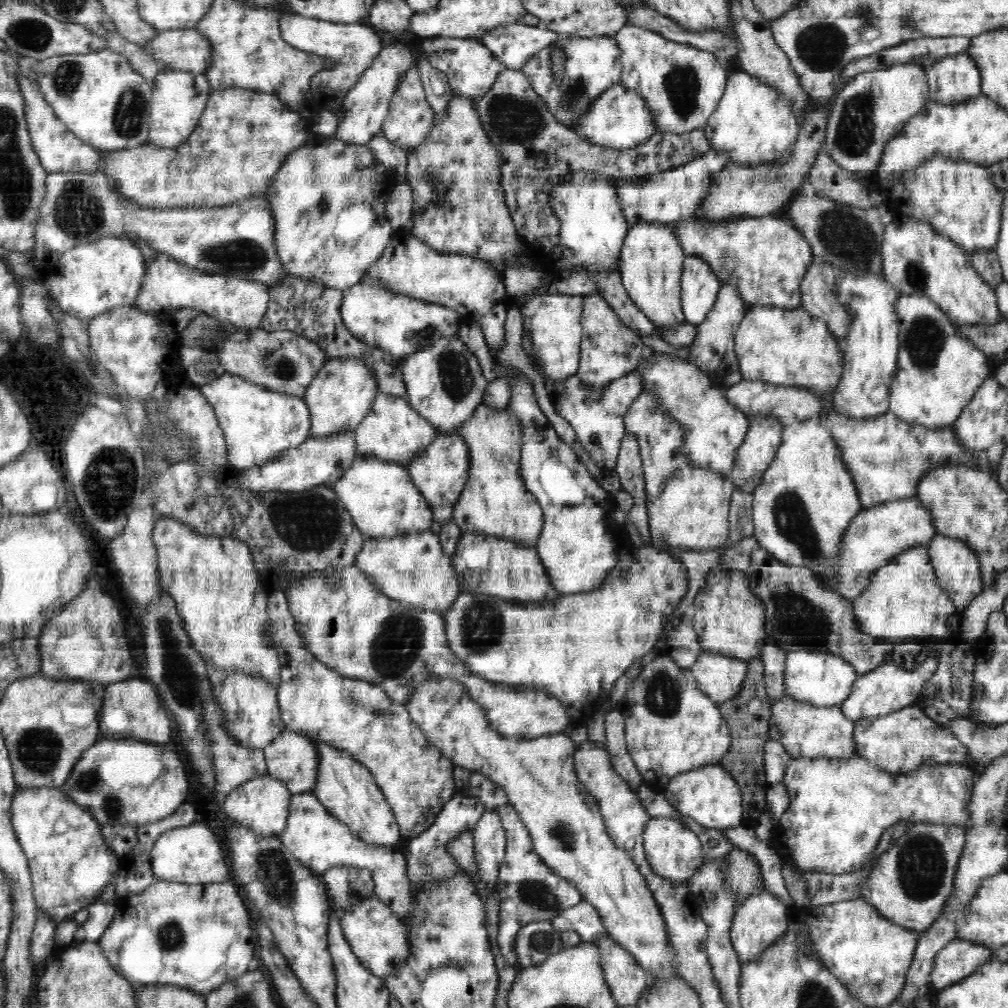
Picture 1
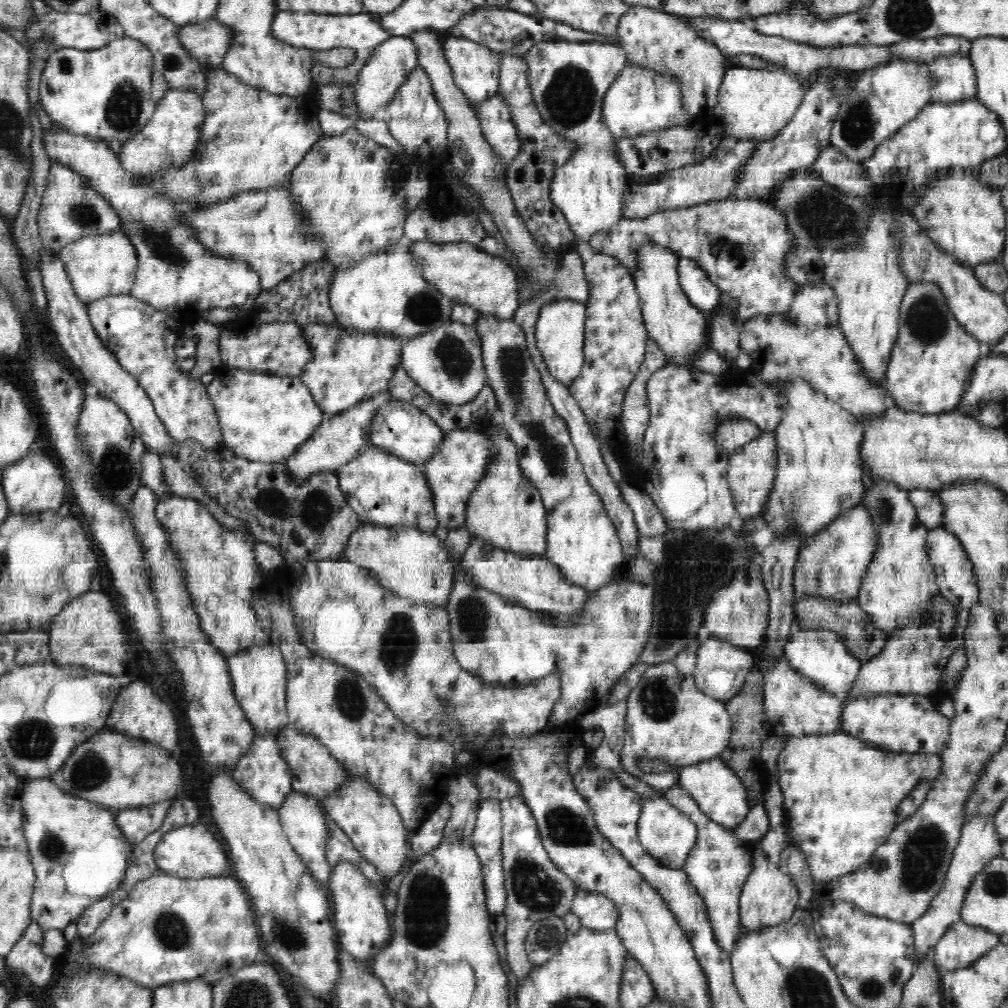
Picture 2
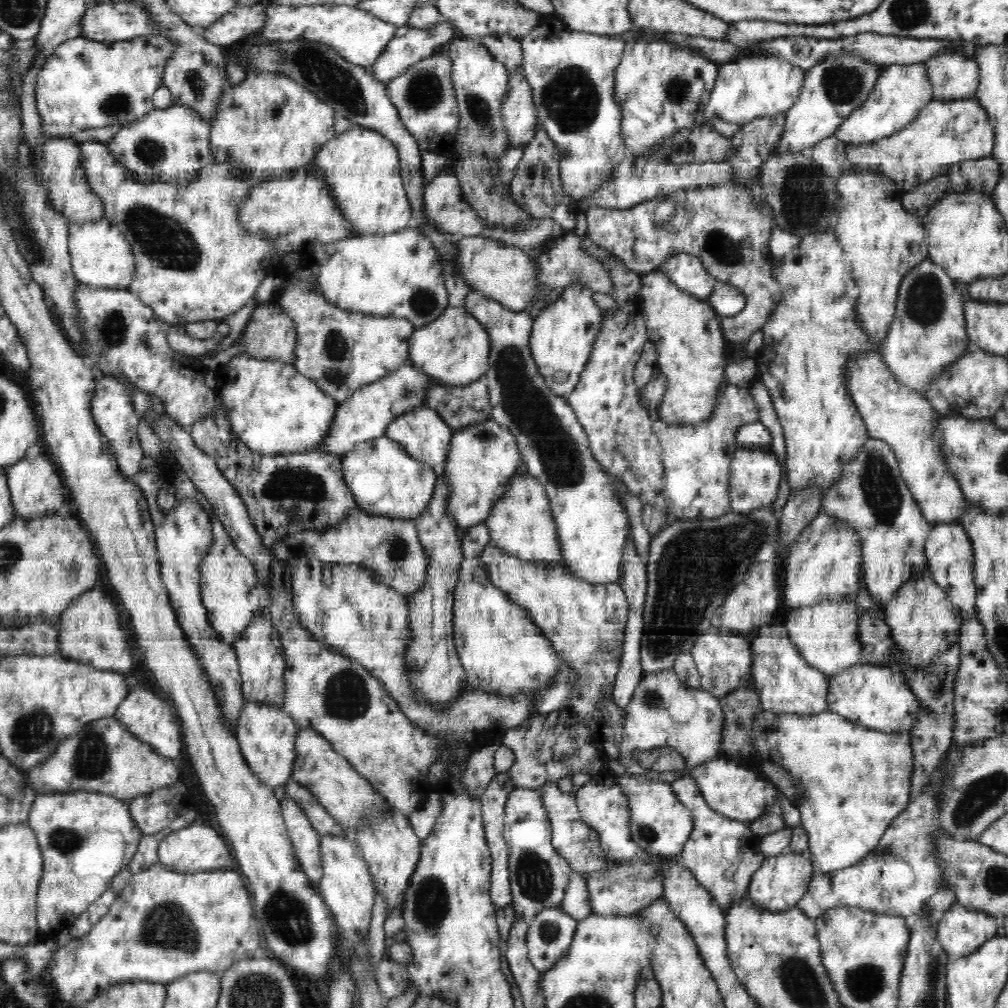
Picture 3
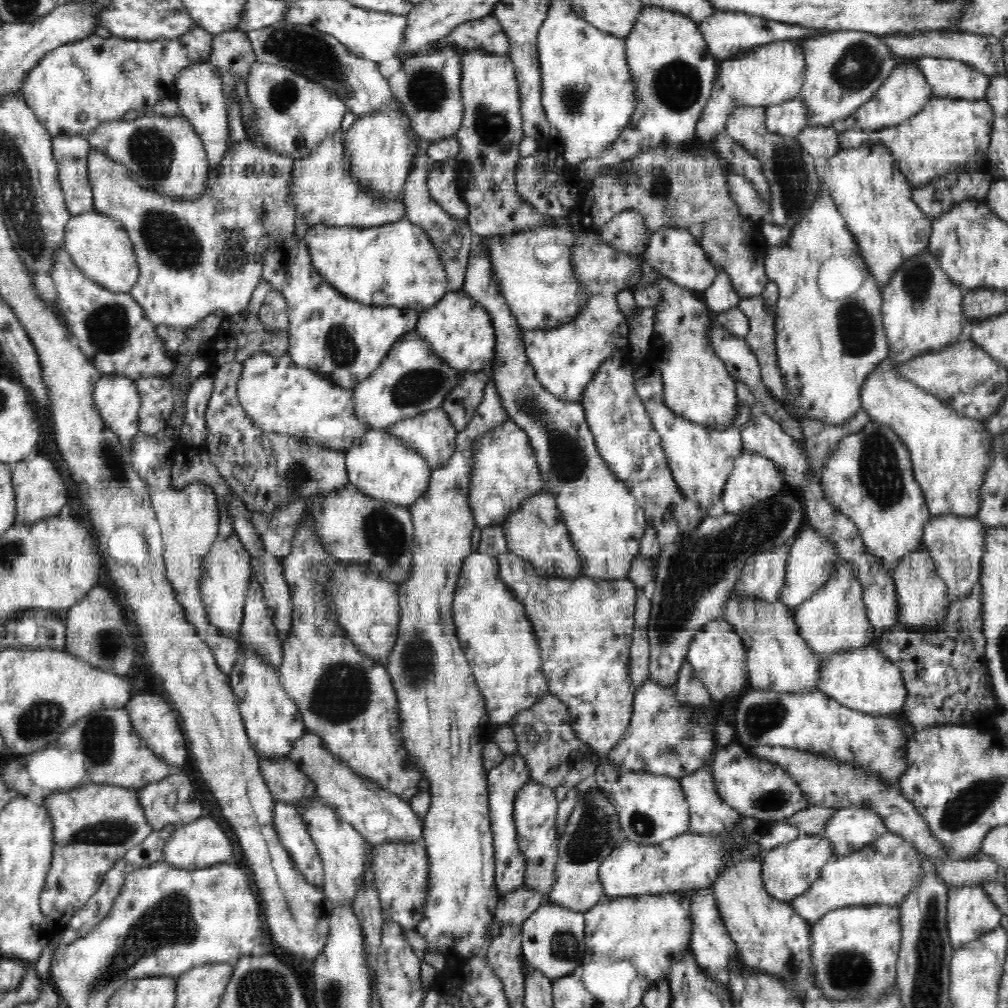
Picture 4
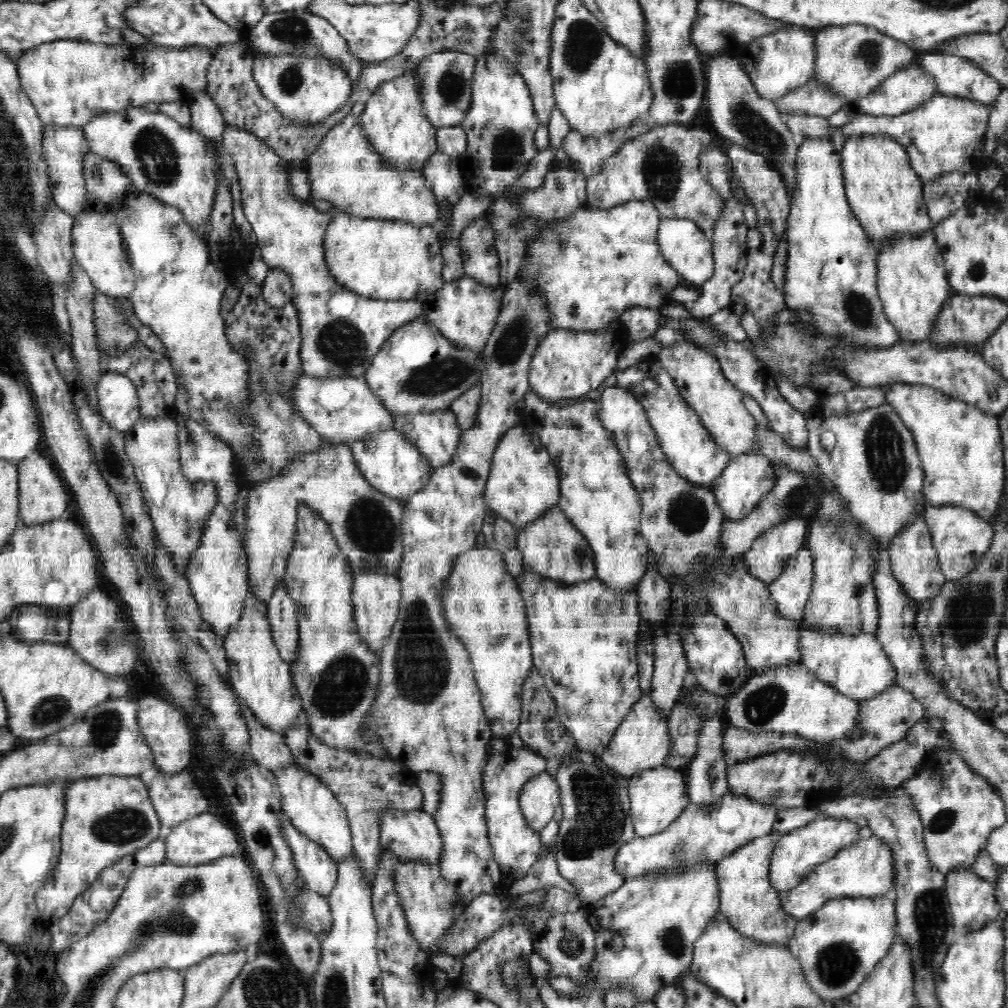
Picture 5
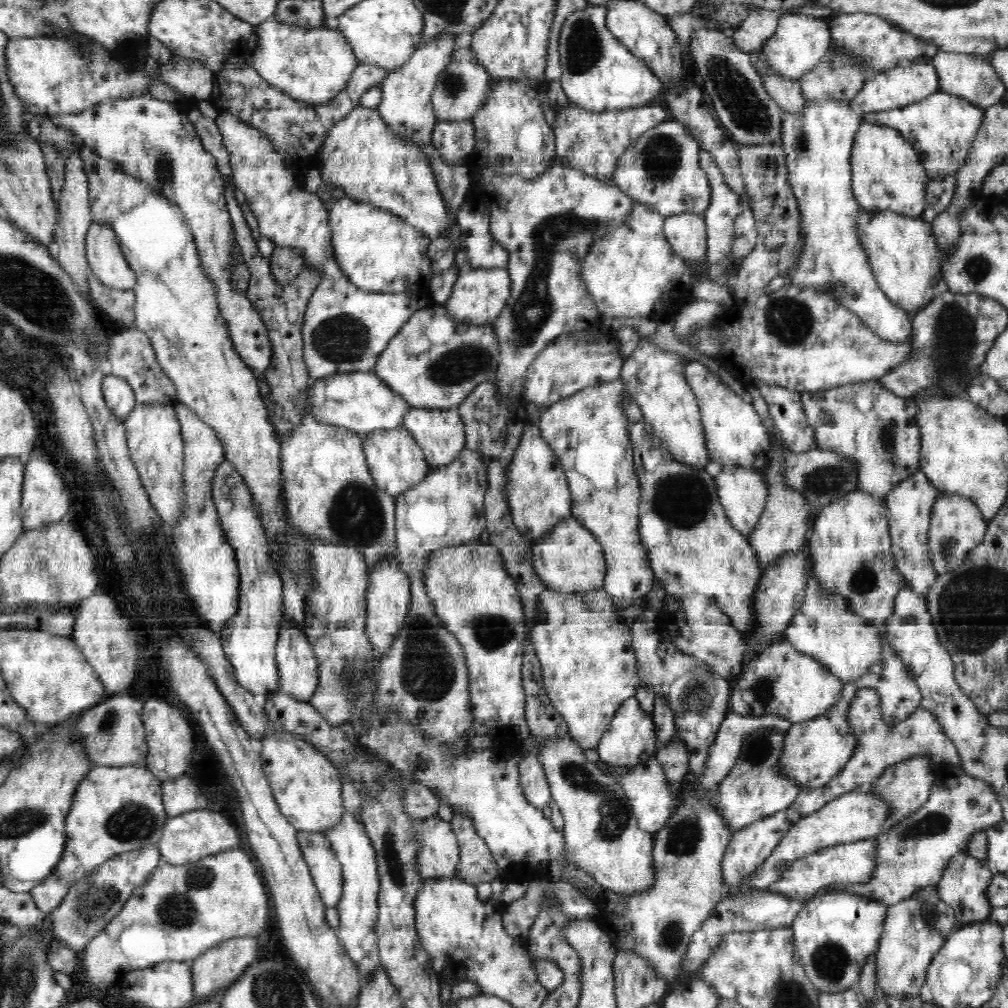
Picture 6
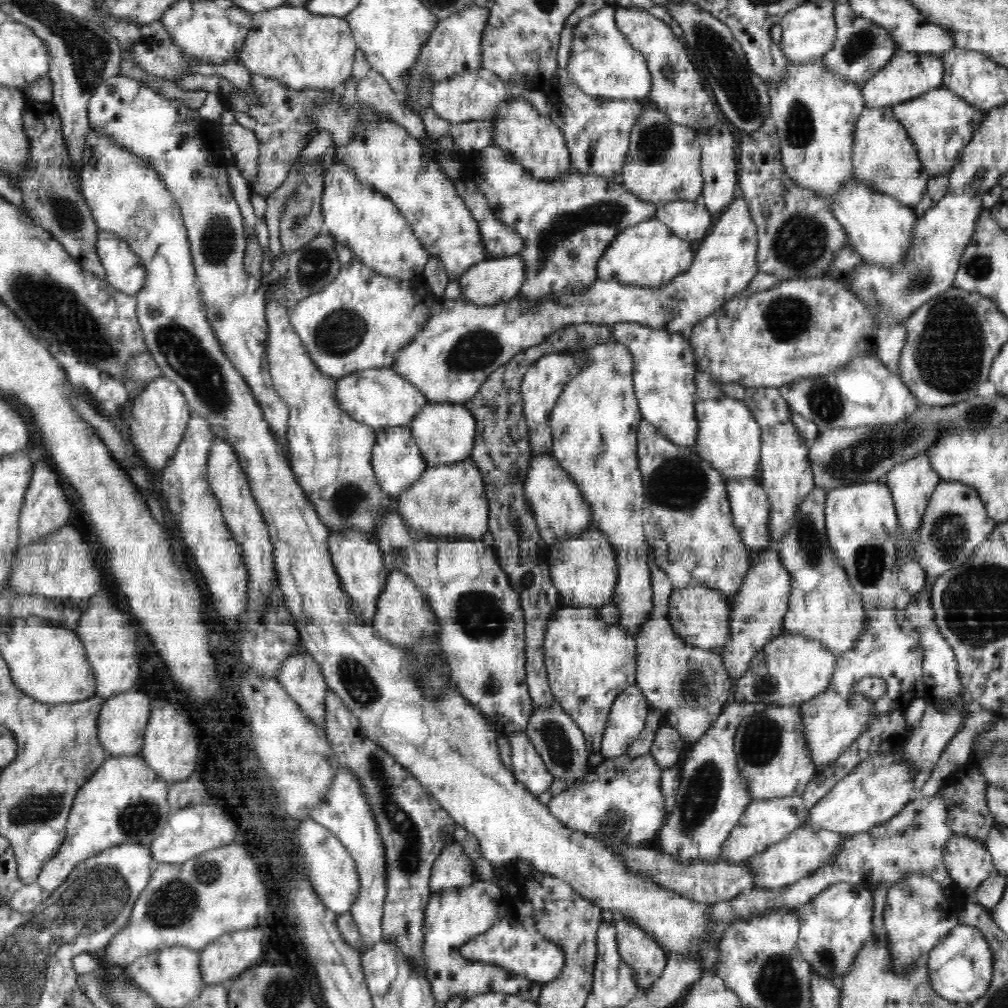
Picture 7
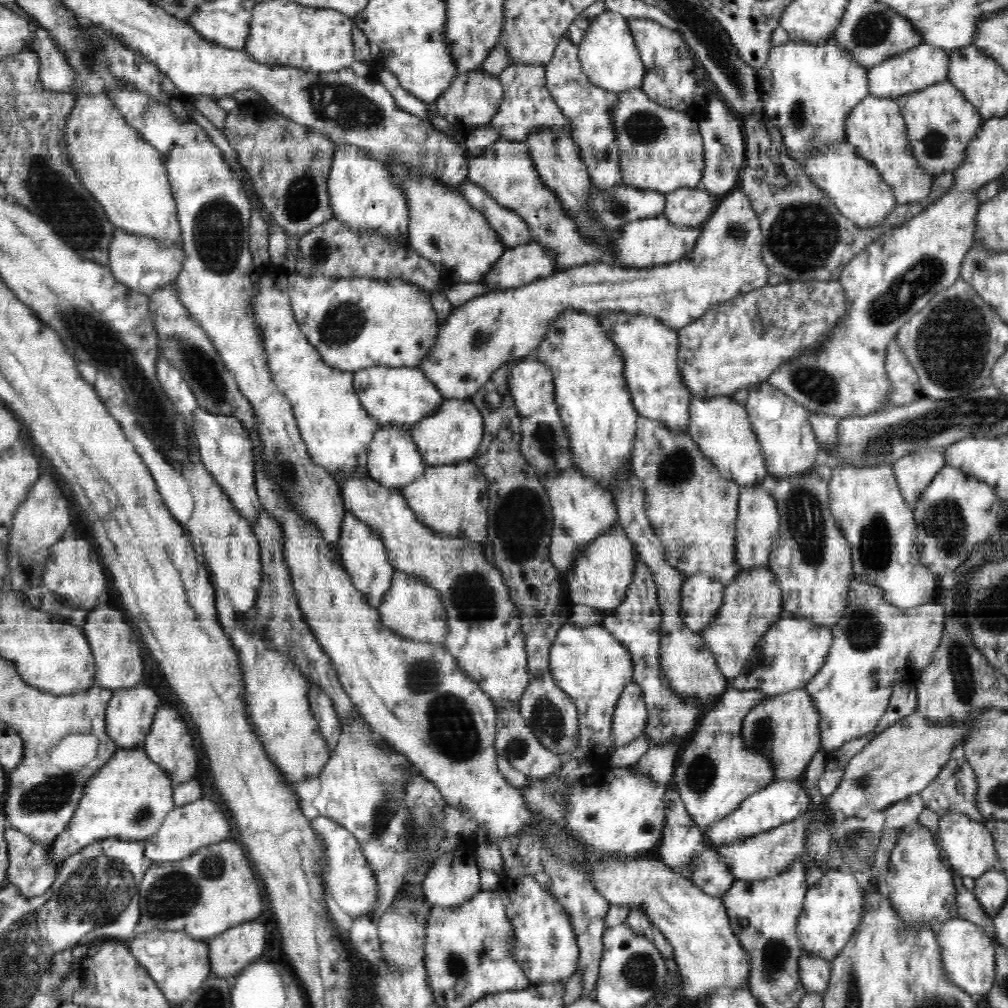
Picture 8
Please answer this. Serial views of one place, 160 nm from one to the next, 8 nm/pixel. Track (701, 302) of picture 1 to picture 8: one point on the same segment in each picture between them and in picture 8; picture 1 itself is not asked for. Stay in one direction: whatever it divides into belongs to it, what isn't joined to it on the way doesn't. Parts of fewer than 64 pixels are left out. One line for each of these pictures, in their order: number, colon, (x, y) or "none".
2: (694, 282)
3: (687, 272)
4: (676, 252)
5: (683, 244)
6: (687, 232)
7: (688, 219)
8: (685, 206)

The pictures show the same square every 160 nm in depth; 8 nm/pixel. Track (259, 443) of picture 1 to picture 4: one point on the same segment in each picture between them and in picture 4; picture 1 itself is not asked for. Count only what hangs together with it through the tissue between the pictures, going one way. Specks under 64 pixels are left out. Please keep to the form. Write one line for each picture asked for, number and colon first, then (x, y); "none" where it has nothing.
2: (264, 417)
3: (273, 408)
4: (279, 396)

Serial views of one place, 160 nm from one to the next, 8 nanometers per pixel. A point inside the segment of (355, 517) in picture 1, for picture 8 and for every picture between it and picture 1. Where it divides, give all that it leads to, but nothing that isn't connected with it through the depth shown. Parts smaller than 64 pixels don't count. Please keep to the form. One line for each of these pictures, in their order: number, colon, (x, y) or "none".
2: (383, 489)
3: (384, 479)
4: (381, 465)
5: (393, 465)
6: (396, 462)
7: (397, 461)
8: (393, 459)

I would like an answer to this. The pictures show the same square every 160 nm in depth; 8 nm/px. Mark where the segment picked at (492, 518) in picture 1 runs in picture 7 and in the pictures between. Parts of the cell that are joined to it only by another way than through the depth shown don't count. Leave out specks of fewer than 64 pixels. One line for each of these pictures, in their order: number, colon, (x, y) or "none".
2: (506, 508)
3: (521, 522)
4: (537, 532)
5: (552, 547)
6: (569, 560)
7: (584, 569)

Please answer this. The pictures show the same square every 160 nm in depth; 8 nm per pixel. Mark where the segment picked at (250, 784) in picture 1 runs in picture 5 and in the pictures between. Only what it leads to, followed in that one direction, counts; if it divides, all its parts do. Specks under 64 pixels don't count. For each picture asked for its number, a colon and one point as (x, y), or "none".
2: (262, 771)
3: (267, 735)
4: (274, 724)
5: (258, 675)

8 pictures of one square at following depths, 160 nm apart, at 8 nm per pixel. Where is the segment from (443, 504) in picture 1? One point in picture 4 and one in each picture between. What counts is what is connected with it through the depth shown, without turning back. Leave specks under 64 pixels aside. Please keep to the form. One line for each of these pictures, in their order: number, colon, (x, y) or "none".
2: (461, 461)
3: (483, 458)
4: (507, 473)

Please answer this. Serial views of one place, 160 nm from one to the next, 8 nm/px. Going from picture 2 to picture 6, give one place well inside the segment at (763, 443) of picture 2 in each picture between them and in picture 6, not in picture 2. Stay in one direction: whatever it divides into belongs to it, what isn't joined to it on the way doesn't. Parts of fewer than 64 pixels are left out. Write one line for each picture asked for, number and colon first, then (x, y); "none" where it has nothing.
3: (754, 477)
4: (754, 478)
5: (746, 479)
6: (743, 493)

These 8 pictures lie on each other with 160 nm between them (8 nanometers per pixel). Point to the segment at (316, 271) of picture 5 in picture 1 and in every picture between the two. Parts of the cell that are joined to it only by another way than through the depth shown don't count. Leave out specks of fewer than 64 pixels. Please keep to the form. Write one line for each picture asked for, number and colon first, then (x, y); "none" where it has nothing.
1: (342, 392)
2: (348, 364)
3: (342, 350)
4: (342, 340)

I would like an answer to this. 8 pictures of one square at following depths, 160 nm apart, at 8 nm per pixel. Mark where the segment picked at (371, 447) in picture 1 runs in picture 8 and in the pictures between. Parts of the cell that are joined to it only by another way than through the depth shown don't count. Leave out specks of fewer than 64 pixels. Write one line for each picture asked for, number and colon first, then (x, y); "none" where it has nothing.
2: (400, 428)
3: (424, 434)
4: (431, 434)
5: (436, 434)
6: (441, 434)
7: (445, 432)
8: (452, 434)

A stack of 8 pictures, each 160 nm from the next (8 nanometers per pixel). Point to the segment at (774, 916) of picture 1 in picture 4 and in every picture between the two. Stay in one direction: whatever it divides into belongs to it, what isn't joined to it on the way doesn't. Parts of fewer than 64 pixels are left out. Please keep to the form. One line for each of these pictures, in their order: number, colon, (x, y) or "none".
2: (769, 896)
3: (780, 882)
4: (789, 869)

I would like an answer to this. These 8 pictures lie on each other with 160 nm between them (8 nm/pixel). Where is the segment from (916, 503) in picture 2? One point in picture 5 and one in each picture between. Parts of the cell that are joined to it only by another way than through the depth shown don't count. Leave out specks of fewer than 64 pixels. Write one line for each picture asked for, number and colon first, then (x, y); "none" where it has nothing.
3: (893, 412)
4: (951, 453)
5: (961, 450)

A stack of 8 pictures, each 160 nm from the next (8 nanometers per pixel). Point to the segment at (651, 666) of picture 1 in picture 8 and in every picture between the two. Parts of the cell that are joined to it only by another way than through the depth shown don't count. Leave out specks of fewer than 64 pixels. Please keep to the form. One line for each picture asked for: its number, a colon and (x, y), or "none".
2: (669, 718)
3: (663, 712)
4: (664, 737)
5: (642, 741)
6: (631, 738)
7: (629, 714)
8: (631, 715)

